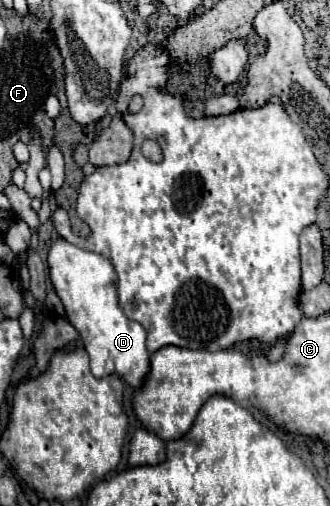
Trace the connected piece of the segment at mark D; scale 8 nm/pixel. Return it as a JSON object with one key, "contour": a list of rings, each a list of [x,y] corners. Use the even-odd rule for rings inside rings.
{"contour":[[[66,240],[52,244],[48,252],[50,280],[60,296],[68,322],[78,330],[86,352],[90,354],[90,368],[96,378],[118,374],[128,386],[140,390],[150,372],[150,354],[146,350],[146,332],[140,324],[128,320],[120,312],[116,298],[116,274],[108,260],[98,258],[96,252],[82,250]]]}

